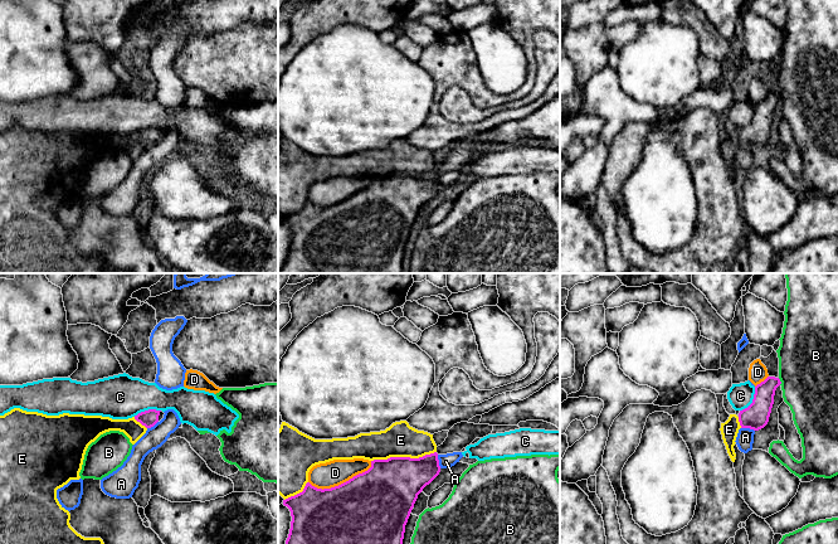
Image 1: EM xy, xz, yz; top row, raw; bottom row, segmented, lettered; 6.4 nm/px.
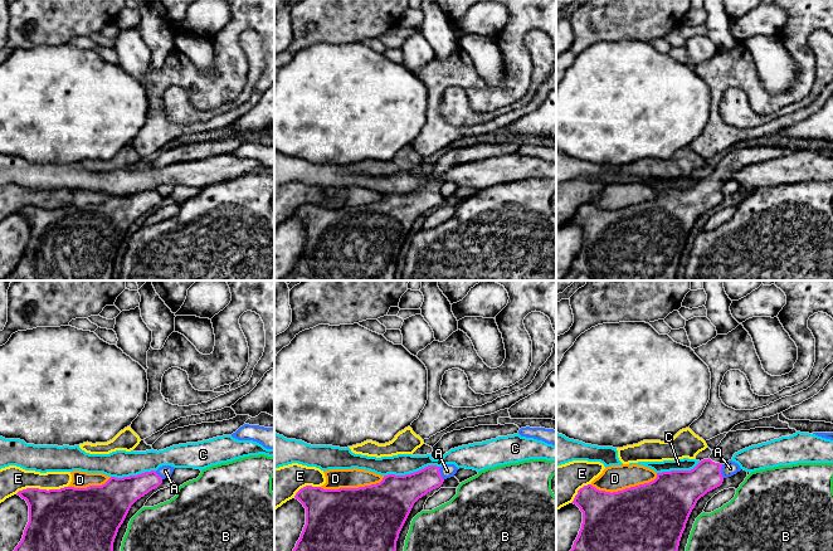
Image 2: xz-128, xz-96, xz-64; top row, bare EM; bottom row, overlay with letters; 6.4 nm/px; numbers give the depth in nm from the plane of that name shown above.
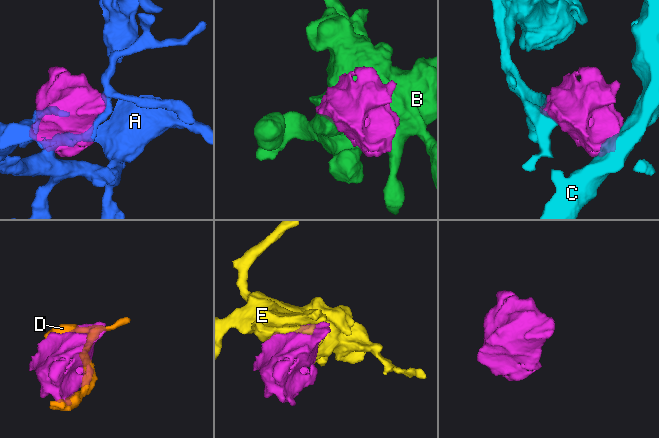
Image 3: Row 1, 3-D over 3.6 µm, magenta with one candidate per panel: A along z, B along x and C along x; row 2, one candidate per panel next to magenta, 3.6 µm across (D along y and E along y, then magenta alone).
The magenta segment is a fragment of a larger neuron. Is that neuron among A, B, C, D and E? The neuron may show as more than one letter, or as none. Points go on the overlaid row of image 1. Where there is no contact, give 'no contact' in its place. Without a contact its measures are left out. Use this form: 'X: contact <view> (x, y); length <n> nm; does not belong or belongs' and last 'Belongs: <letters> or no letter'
A: contact xz (438, 461); length 90 nm; does not belong
B: contact yz (780, 382); length 50 nm; does not belong
C: contact yz (753, 401); length 190 nm; does not belong
D: contact xz (341, 484); length 440 nm; does not belong
E: contact xz (403, 457); length 420 nm; does not belong
Belongs: no letter

